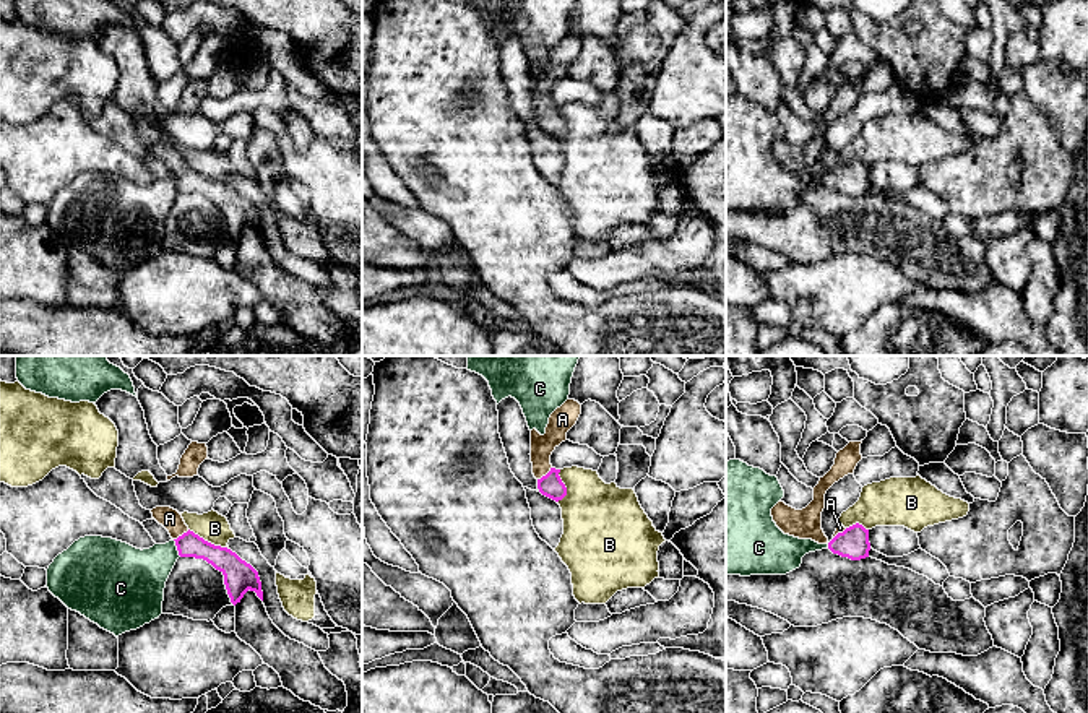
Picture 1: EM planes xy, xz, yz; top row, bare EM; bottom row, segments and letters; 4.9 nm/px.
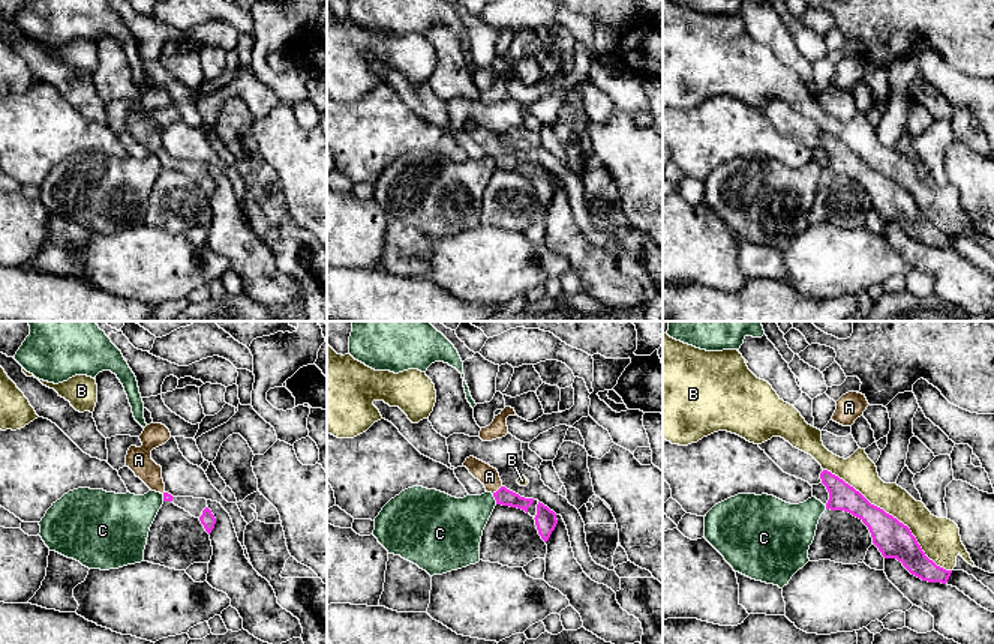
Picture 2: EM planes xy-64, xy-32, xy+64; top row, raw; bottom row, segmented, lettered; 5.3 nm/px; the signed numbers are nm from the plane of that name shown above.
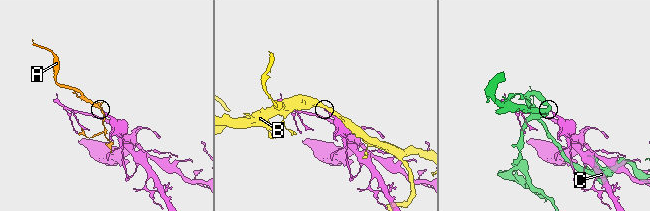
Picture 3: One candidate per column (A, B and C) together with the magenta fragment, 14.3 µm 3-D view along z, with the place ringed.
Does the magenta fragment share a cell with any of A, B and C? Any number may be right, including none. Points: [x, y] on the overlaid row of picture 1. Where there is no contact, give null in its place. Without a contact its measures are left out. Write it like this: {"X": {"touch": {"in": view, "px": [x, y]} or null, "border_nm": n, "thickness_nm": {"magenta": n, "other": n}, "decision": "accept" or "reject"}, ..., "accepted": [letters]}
{"A": {"touch": {"in": "xz", "px": [546, 475]}, "border_nm": 100, "thickness_nm": {"magenta": 120, "other": 110}, "decision": "accept"}, "B": {"touch": {"in": "xy", "px": [207, 541]}, "border_nm": 220, "thickness_nm": {"magenta": 160, "other": 150}, "decision": "reject"}, "C": {"touch": {"in": "xy", "px": [177, 548]}, "border_nm": 100, "thickness_nm": {"magenta": 120, "other": 280}, "decision": "reject"}, "accepted": ["A"]}

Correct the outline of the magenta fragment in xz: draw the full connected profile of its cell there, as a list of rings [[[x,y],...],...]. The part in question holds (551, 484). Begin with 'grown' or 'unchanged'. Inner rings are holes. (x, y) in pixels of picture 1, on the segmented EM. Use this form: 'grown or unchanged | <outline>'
grown | [[[567,400],[557,408],[546,427],[546,434],[541,435],[536,429],[531,430],[531,463],[533,474],[538,479],[538,489],[542,495],[559,502],[567,495],[567,487],[562,482],[559,473],[550,465],[552,452],[567,440],[567,432],[576,424],[581,414],[581,404],[575,400]]]

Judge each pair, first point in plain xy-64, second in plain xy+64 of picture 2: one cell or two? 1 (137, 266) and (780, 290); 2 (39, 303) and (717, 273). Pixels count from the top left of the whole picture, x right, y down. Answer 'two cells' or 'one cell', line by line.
1: two cells
2: two cells

